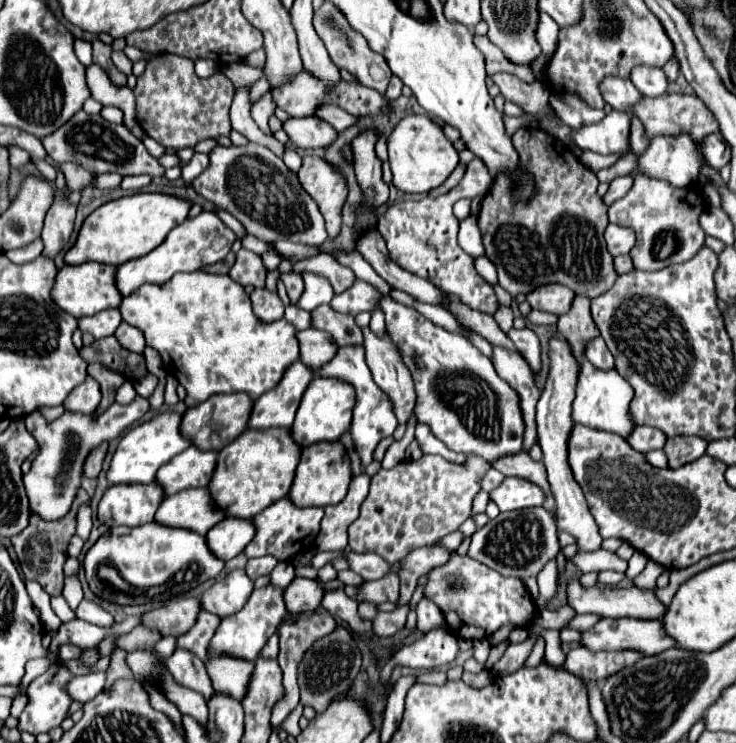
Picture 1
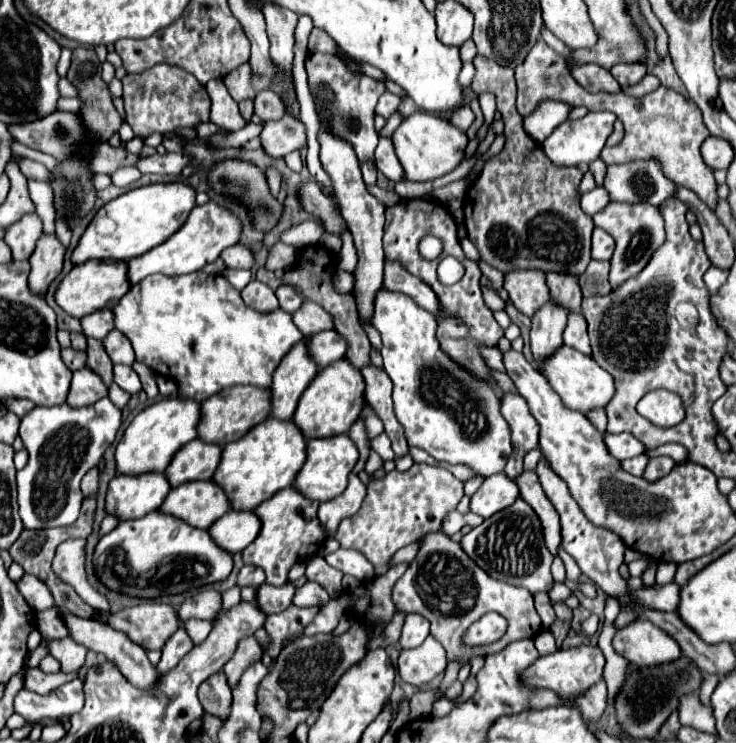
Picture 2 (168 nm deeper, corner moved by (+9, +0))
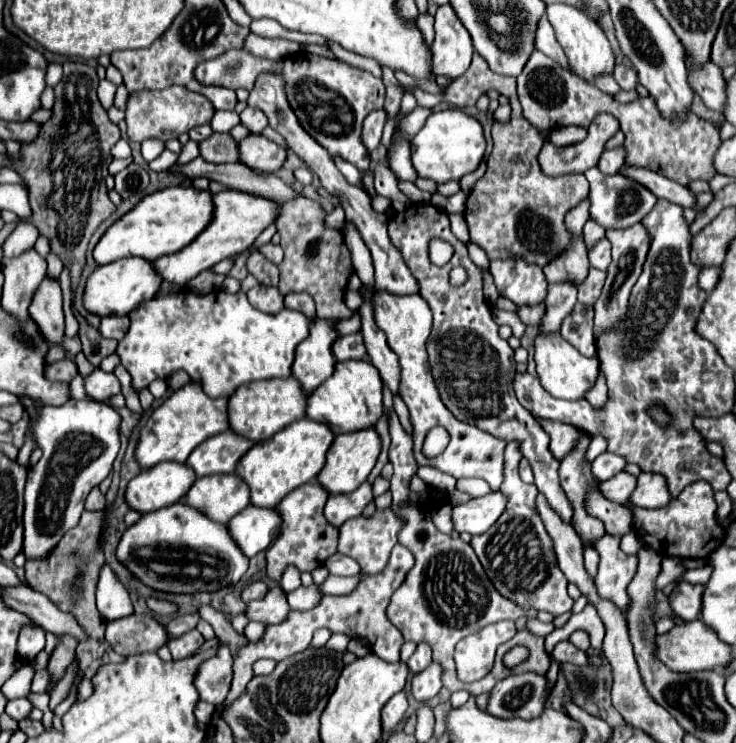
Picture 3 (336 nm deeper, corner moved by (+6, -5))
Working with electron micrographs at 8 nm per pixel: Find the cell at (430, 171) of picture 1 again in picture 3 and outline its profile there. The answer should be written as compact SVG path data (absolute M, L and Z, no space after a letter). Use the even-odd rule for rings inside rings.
M461 109L437 111L427 117L423 129L411 139L413 169L419 177L433 179L435 183L461 179L463 175L477 169L481 157L485 155L485 145L483 127L475 117L463 113Z

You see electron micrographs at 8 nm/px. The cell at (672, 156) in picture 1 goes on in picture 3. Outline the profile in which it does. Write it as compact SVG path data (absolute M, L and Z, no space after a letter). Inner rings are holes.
M591 167L585 171L585 177L591 185L589 199L591 199L591 217L605 229L615 227L615 229L625 229L631 227L633 223L641 221L657 203L657 197L637 181L631 181L629 177L623 177L619 173L615 175L603 175L597 167Z

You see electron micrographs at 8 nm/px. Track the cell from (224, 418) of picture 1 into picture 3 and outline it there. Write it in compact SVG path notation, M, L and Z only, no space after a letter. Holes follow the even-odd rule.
M291 377L287 379L269 379L269 381L251 381L247 385L241 385L231 397L229 397L229 431L241 437L247 437L251 441L265 441L273 437L277 431L281 431L285 425L289 425L295 419L305 417L305 405L307 397L303 395L303 389L299 383Z

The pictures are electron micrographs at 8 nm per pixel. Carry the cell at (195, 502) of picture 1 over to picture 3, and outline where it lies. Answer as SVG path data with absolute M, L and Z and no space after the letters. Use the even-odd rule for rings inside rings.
M237 475L199 477L179 503L207 513L211 521L227 523L249 505L249 487Z

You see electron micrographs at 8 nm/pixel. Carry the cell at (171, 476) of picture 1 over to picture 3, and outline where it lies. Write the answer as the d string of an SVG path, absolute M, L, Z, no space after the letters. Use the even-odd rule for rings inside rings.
M225 431L203 441L203 445L199 445L195 453L191 453L185 465L191 467L197 477L219 475L219 473L227 475L235 471L235 463L251 445L253 441Z

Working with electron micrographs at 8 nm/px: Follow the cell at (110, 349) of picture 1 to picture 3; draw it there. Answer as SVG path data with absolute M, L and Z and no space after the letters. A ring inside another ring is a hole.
M63 359L63 361L57 361L53 365L47 365L47 369L45 369L45 375L49 379L65 381L65 383L69 383L77 373L79 373L77 365L73 361L69 361L69 359Z

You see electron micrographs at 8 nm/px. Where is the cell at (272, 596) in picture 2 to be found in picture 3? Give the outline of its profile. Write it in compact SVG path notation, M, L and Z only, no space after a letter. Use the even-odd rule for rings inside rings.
M281 587L269 589L269 593L263 599L247 603L245 613L247 613L249 621L261 621L267 625L283 623L287 619L287 613L289 613L285 591Z

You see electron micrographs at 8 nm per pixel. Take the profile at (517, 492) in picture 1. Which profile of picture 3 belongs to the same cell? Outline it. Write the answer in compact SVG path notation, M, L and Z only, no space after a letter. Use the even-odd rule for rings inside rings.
M491 491L463 505L453 505L453 523L457 533L485 533L495 519L505 511L507 497L501 491Z

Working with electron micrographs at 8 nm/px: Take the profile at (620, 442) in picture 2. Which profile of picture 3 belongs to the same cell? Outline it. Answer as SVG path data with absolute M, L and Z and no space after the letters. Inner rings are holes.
M605 451L605 453L601 453L601 455L593 461L591 471L593 471L593 475L595 475L599 481L605 481L605 479L621 473L621 471L625 469L625 465L627 465L627 461L623 461L623 457L619 457L617 453Z

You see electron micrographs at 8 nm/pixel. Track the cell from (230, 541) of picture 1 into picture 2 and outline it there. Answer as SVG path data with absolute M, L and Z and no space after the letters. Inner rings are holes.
M230 510L222 518L218 518L210 526L210 534L214 536L216 544L222 548L228 548L228 552L236 554L242 552L248 544L252 544L262 528L260 518L254 512L240 512L240 510Z

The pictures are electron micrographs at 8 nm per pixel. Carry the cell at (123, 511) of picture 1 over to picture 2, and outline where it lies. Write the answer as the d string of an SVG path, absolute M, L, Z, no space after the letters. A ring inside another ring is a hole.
M146 472L144 476L116 476L106 494L106 512L120 520L142 518L158 510L170 492L164 472Z

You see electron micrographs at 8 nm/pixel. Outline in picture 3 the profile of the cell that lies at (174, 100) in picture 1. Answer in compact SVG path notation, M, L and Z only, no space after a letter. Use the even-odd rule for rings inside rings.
M183 85L167 87L163 91L147 91L143 93L131 93L125 109L125 121L127 121L127 135L131 141L145 141L151 137L157 137L161 141L179 137L181 133L187 133L189 129L197 125L205 125L211 121L215 109L207 101L207 97L193 93L189 89L183 89Z

